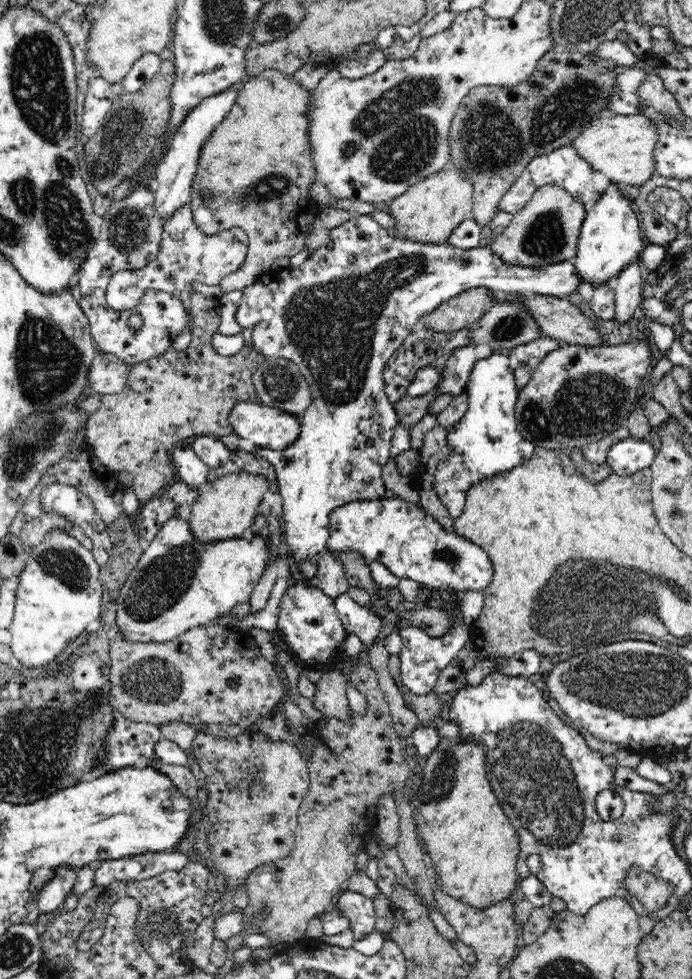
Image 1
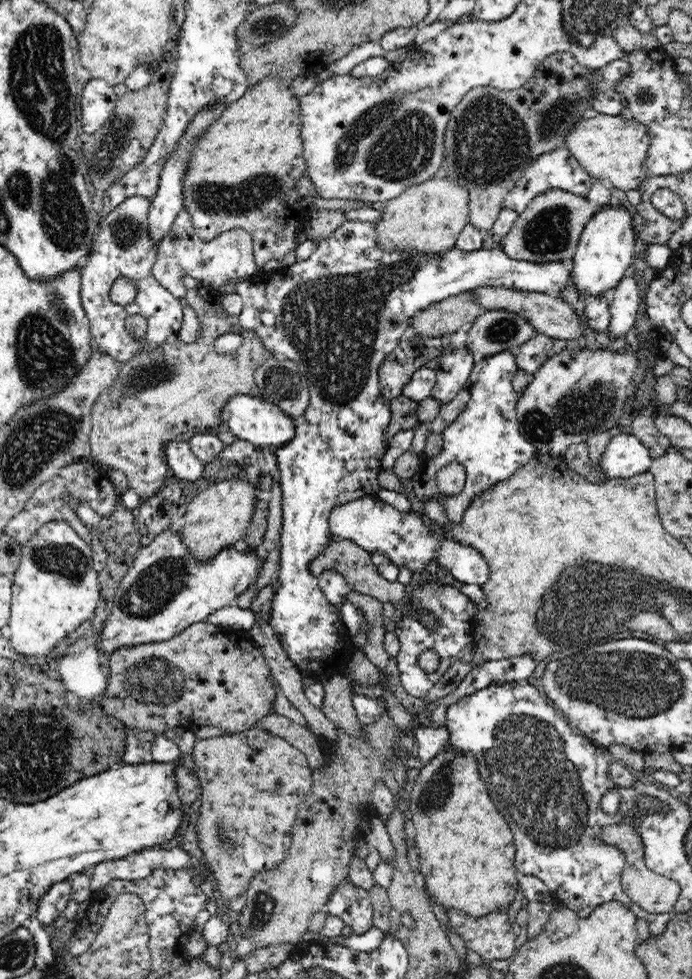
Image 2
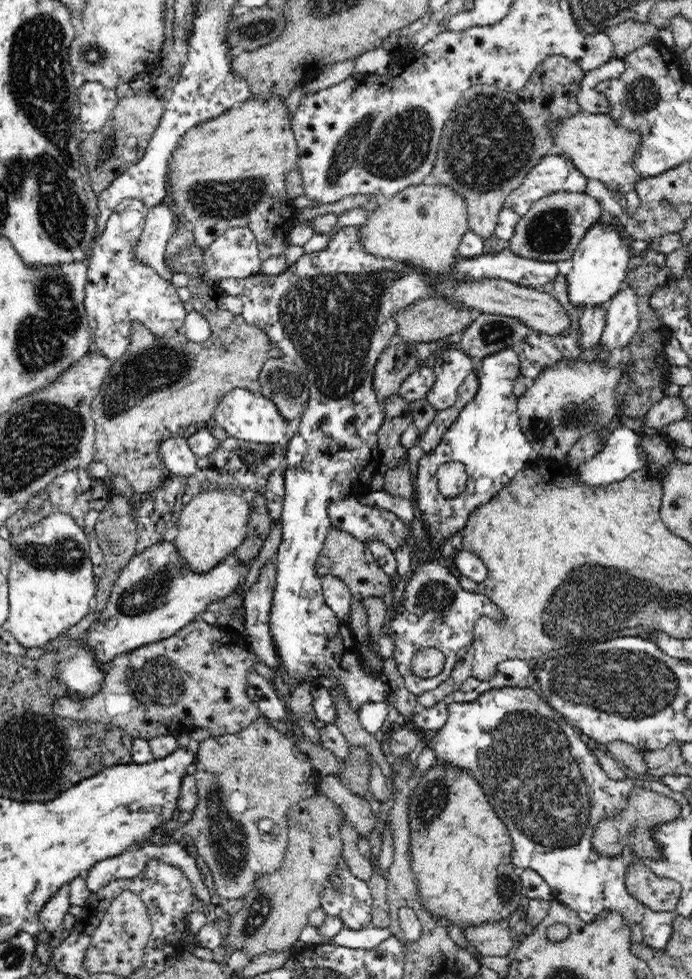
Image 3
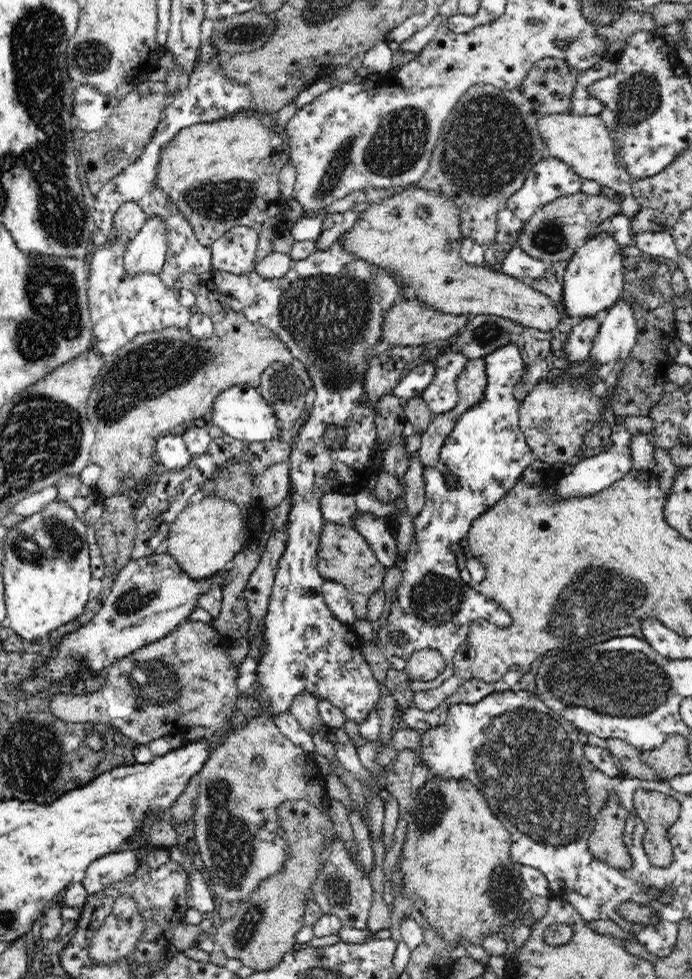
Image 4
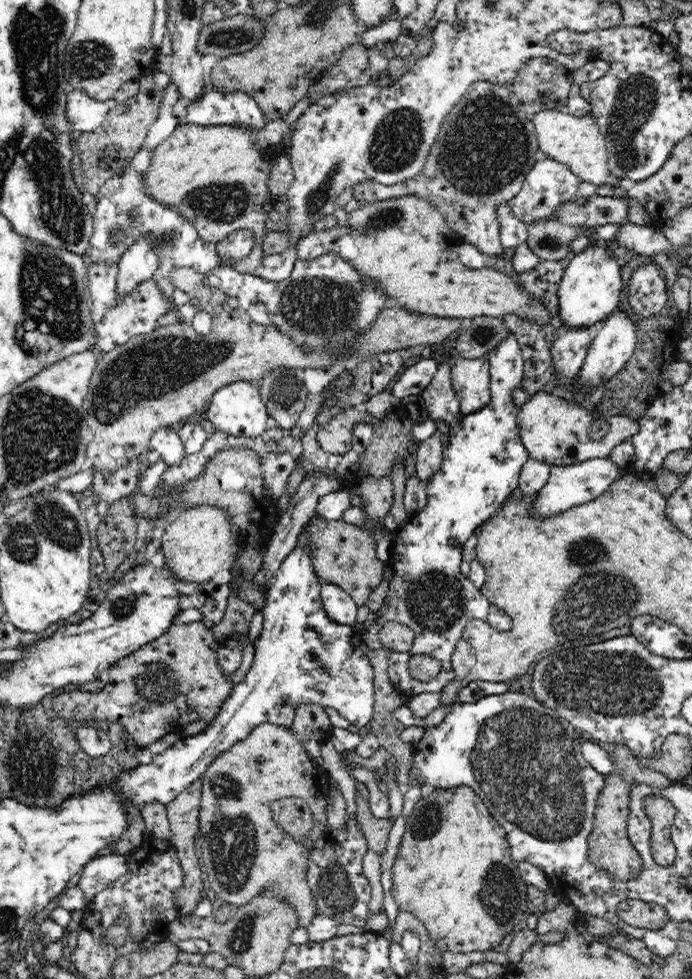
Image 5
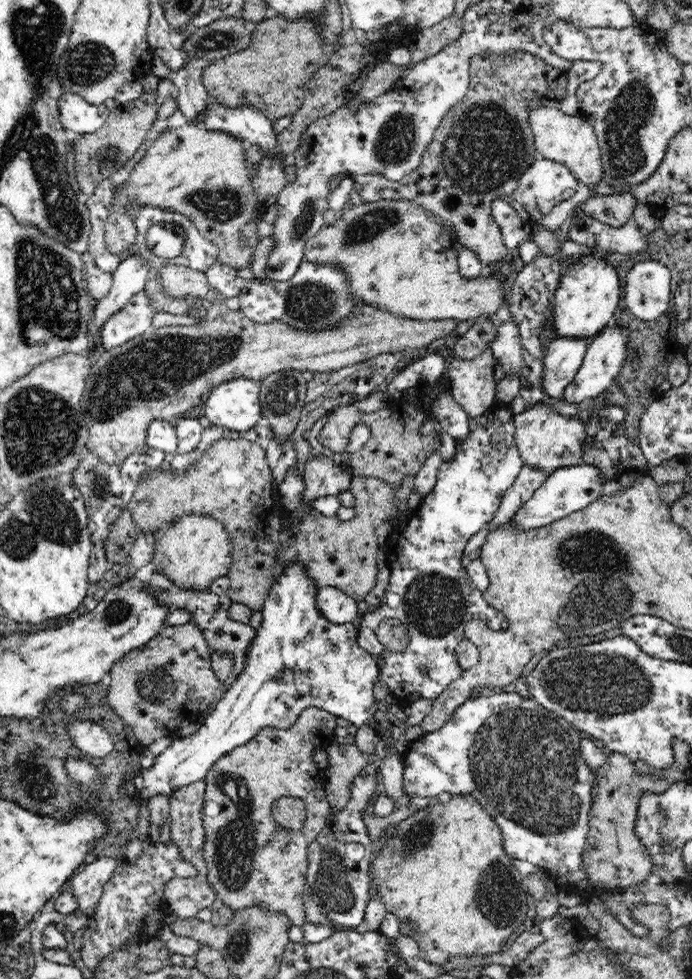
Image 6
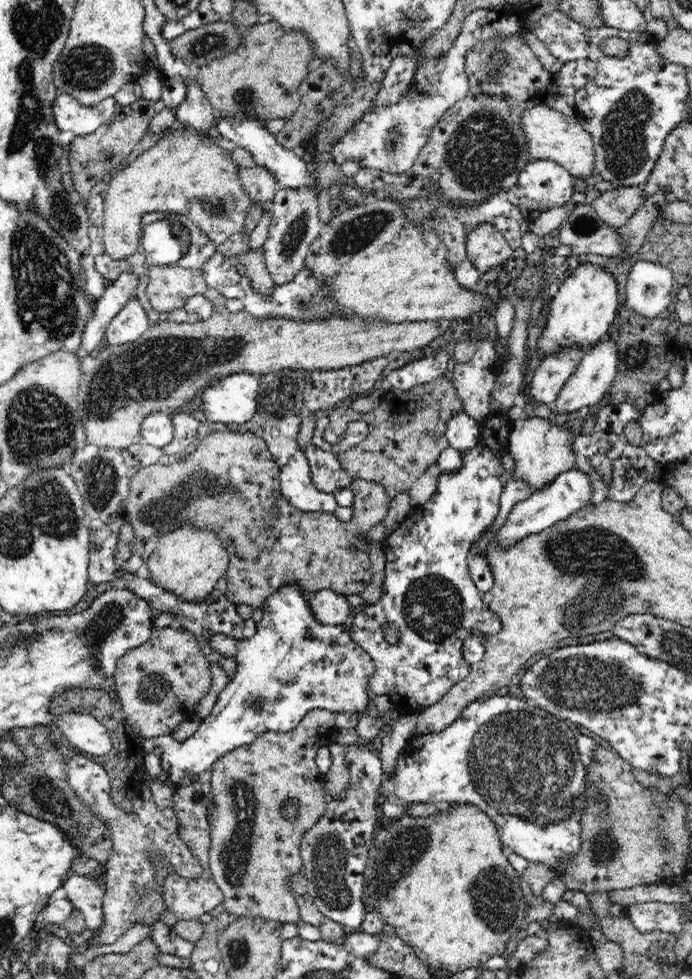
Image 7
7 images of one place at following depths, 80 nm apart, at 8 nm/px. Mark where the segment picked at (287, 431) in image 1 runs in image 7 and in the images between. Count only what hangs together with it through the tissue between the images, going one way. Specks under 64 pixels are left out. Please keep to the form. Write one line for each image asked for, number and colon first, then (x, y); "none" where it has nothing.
2: (253, 419)
3: (246, 415)
4: (241, 412)
5: (237, 409)
6: (235, 405)
7: (233, 399)

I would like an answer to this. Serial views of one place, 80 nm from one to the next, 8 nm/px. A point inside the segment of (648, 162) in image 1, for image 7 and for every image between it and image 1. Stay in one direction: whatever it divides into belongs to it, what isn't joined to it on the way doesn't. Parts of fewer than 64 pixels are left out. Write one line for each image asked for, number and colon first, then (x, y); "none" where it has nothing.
2: (611, 148)
3: (601, 149)
4: (584, 143)
5: (576, 142)
6: (570, 140)
7: (550, 135)

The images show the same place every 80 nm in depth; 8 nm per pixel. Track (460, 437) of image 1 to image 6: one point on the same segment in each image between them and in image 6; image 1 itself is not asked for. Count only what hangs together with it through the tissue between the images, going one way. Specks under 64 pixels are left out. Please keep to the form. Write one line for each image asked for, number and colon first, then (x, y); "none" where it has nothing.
2: (485, 438)
3: (486, 437)
4: (486, 451)
5: (482, 463)
6: (429, 592)

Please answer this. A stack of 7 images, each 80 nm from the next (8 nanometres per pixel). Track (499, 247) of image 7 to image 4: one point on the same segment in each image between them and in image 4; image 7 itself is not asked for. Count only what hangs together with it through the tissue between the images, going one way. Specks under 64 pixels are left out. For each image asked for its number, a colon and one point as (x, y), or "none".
4: (489, 144)
5: (486, 146)
6: (483, 146)

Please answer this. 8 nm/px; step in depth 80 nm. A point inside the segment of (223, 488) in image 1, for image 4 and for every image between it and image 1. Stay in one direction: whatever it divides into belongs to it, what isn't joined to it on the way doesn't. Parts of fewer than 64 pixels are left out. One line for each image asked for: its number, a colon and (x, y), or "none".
2: (219, 517)
3: (213, 524)
4: (204, 536)

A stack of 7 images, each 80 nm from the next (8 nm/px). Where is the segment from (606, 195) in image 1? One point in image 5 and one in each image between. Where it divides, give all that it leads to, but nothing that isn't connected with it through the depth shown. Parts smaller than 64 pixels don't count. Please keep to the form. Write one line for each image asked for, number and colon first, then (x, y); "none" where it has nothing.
2: (608, 244)
3: (600, 264)
4: (593, 279)
5: (591, 288)

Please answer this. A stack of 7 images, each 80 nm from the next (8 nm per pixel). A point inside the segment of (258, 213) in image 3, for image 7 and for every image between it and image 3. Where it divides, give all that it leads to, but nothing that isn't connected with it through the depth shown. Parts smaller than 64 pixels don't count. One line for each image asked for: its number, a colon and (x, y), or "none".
4: (222, 174)
5: (216, 177)
6: (204, 175)
7: (187, 173)

